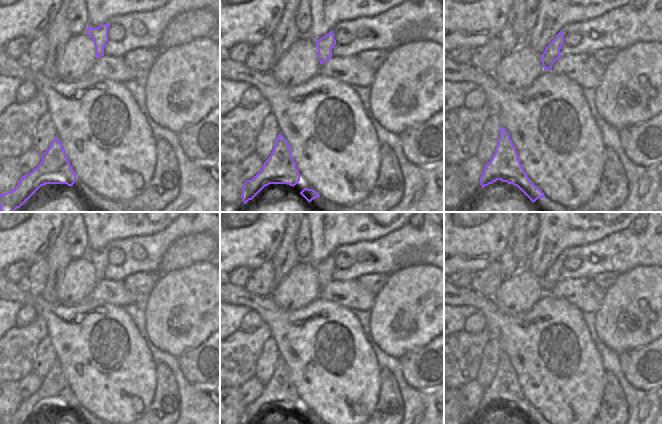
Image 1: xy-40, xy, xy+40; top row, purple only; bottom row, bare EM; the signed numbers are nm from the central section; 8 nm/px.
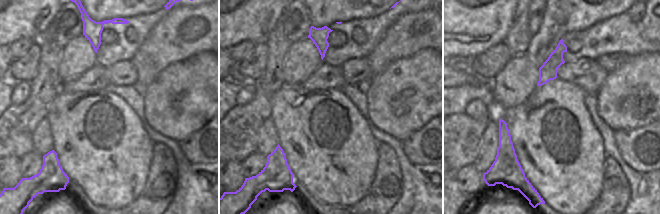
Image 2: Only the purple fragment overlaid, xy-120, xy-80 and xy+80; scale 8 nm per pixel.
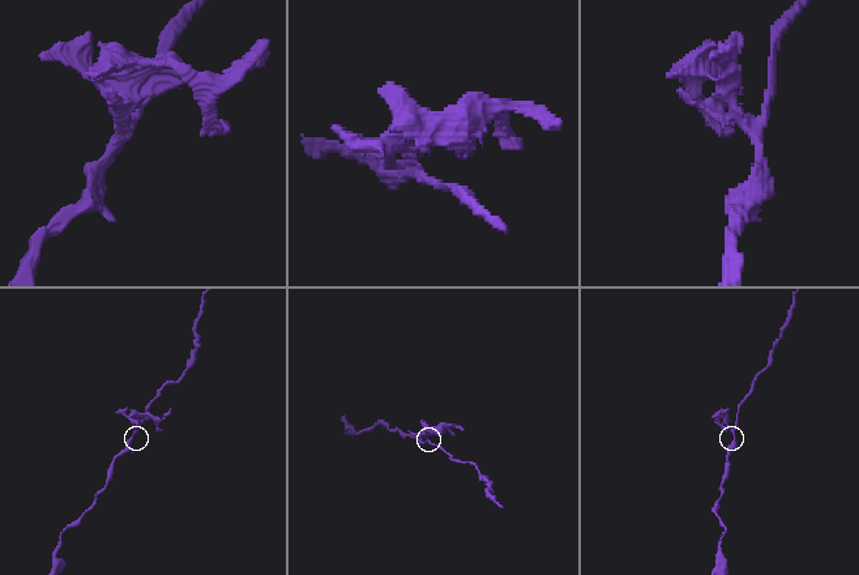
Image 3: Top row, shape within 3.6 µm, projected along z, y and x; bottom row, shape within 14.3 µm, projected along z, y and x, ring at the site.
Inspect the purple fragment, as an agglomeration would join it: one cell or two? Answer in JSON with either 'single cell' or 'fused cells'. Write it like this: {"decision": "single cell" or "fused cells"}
{"decision": "fused cells"}

